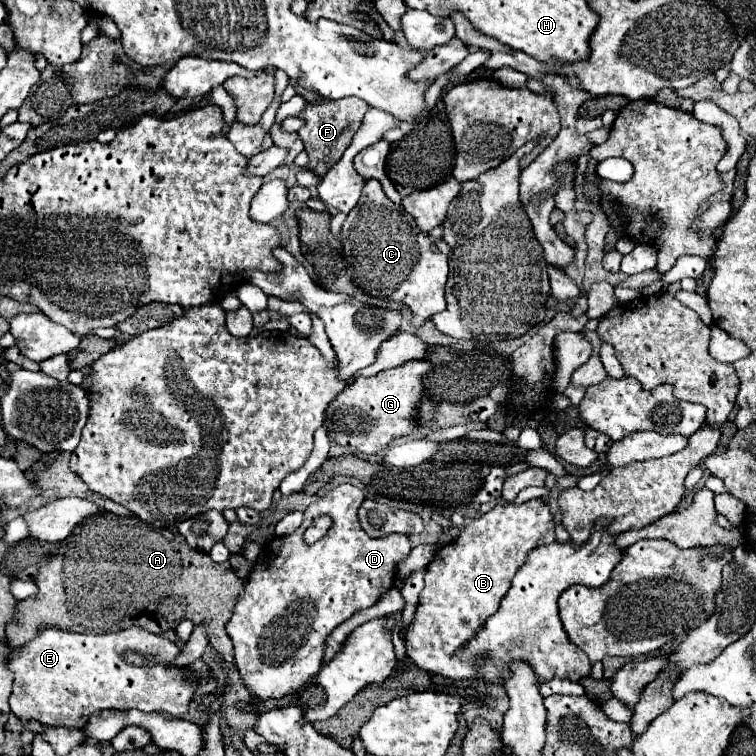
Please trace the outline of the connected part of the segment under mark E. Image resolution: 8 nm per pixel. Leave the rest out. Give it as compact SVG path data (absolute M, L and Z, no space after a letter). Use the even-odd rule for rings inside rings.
M130 626L126 630L110 634L78 634L58 628L40 630L38 636L28 642L22 652L12 650L8 668L14 672L14 686L10 694L10 708L16 716L28 720L34 718L48 726L82 728L94 712L106 708L136 708L142 712L166 712L172 716L184 714L200 688L200 676L190 672L190 668L170 666L178 656L178 646L164 638L162 634L148 632L140 626Z

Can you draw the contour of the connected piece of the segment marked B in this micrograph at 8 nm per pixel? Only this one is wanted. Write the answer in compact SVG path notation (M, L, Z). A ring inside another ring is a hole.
M528 500L520 506L494 506L490 512L464 526L460 536L440 548L428 564L414 622L406 634L406 652L414 664L454 680L472 680L476 676L474 664L462 662L454 652L498 610L498 604L510 590L512 576L526 560L526 554L550 542L554 542L554 520L550 508L542 500Z

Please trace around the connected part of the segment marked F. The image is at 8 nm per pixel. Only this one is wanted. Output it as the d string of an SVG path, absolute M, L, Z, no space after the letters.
M308 104L304 108L300 118L304 118L306 124L304 124L304 128L298 130L298 136L302 138L304 148L310 156L310 168L314 168L318 174L326 174L328 162L336 162L338 158L342 158L342 154L348 148L352 136L360 128L362 118L364 118L368 108L370 106L356 106L356 112L326 112L322 104L314 104L314 106Z

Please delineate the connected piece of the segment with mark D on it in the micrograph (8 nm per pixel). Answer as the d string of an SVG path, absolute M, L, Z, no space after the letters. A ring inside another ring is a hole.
M340 484L306 508L304 524L294 534L274 538L262 548L254 570L246 580L246 590L226 624L226 632L234 642L234 662L254 698L268 700L298 692L322 668L326 640L332 630L358 610L374 606L394 586L396 566L410 554L412 542L402 534L370 538L358 522L358 508L362 500L364 494L356 486ZM318 514L330 516L334 526L330 526L330 534L326 534L326 538L306 544L302 534L310 522L318 518Z

